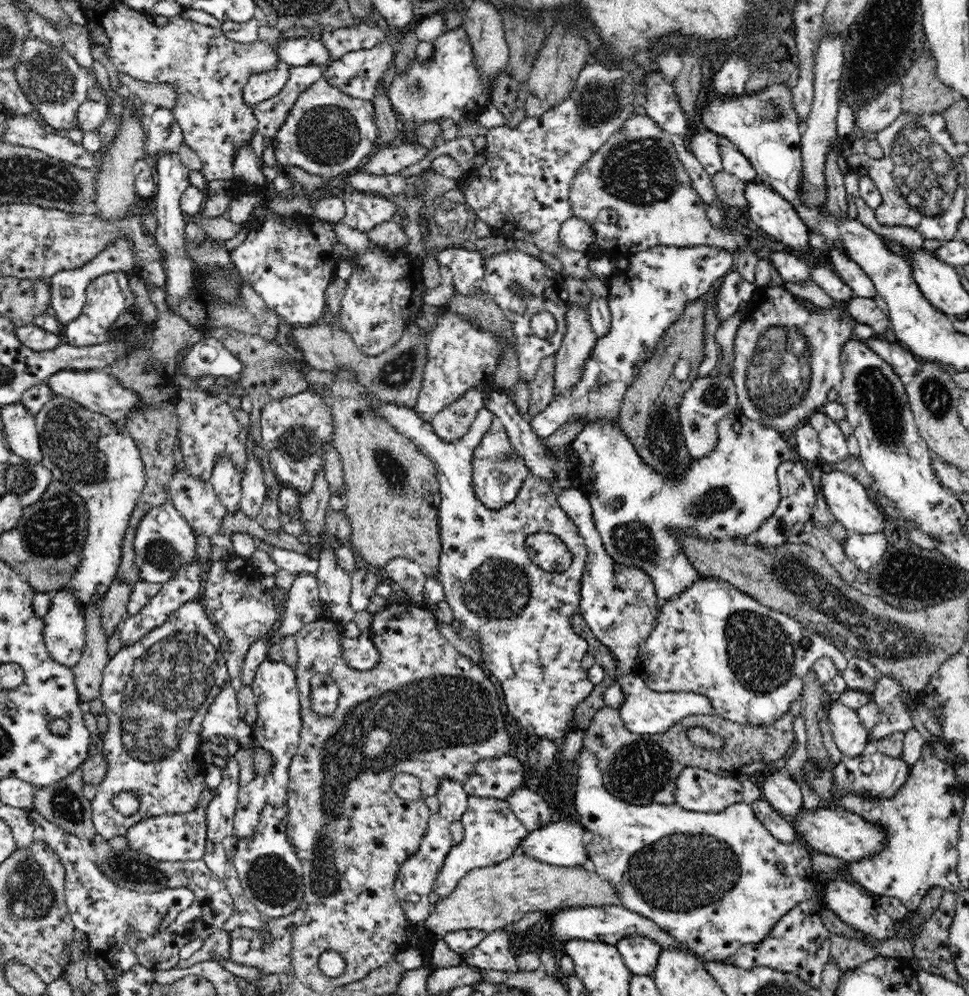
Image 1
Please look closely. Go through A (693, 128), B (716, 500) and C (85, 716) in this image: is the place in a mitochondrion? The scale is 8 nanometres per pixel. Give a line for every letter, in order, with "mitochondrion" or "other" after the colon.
A: other
B: mitochondrion
C: other

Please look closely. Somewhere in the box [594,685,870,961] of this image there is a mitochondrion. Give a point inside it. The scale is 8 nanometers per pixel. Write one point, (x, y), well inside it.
(676, 873)

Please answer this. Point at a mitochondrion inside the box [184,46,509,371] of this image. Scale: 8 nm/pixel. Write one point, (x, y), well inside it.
(328, 136)

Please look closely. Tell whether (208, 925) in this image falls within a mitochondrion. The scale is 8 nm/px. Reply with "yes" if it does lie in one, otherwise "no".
no

